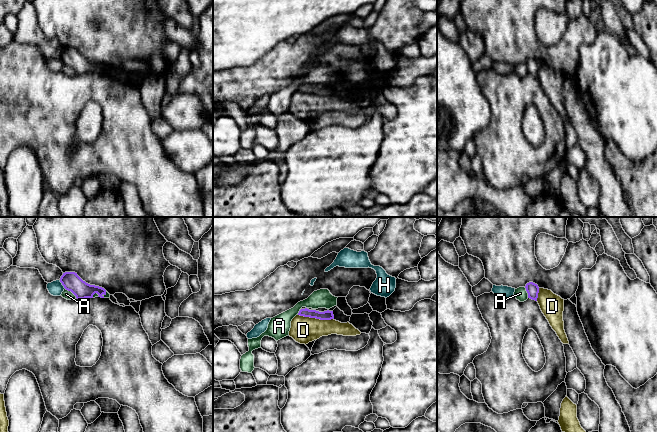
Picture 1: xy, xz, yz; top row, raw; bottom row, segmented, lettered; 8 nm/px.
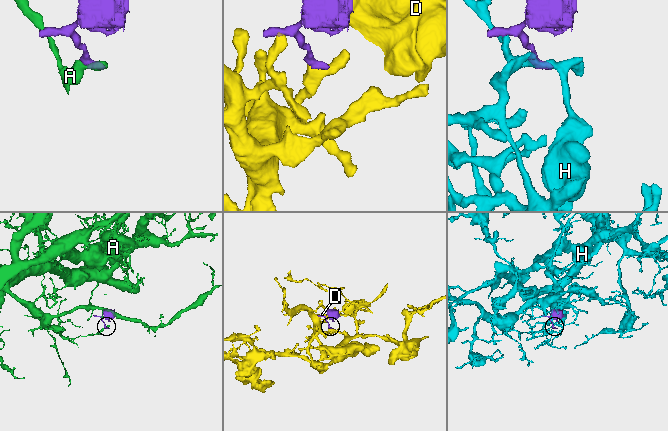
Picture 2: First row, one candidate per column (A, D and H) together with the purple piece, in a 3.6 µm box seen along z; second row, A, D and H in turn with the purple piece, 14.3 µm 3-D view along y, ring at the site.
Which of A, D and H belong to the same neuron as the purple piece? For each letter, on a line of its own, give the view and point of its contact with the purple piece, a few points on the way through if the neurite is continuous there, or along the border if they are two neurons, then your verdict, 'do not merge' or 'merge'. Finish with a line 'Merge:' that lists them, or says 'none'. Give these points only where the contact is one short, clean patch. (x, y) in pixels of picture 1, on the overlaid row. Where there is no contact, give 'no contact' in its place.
A: contact xy (71, 291); border xy (65, 288), (76, 297); do not merge
D: contact xz (316, 318); border xz (298, 314), (304, 317), (333, 319); do not merge
H: contact xy (62, 284); border xy (59, 280), (65, 288); do not merge
Merge: none

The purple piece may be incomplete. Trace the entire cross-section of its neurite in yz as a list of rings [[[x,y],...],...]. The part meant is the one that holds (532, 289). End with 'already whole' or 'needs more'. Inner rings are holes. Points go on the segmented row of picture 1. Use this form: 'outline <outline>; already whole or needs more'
outline [[[529,282],[526,284],[525,288],[528,293],[528,298],[537,301],[538,293],[539,293],[538,285],[533,282]]]; already whole

